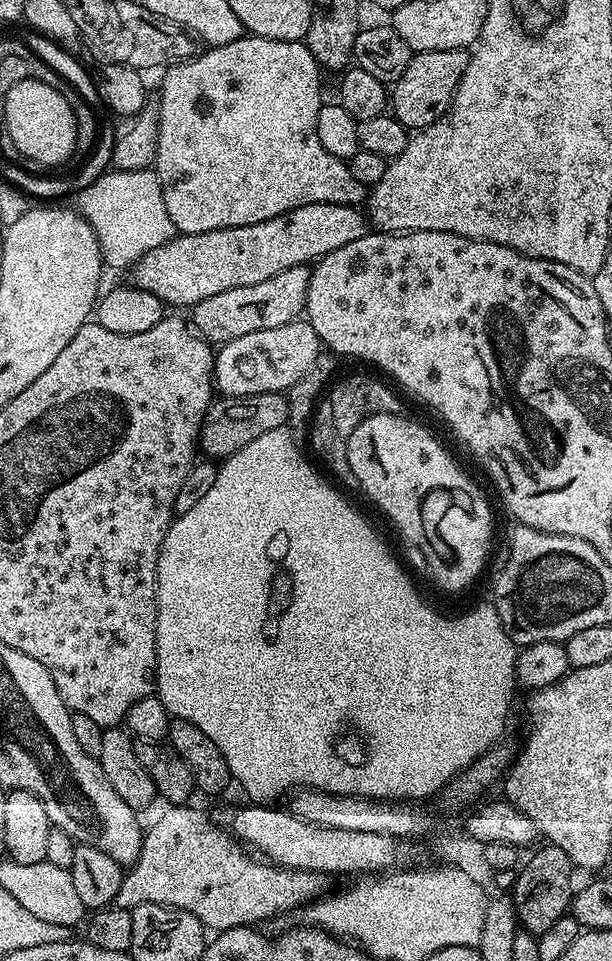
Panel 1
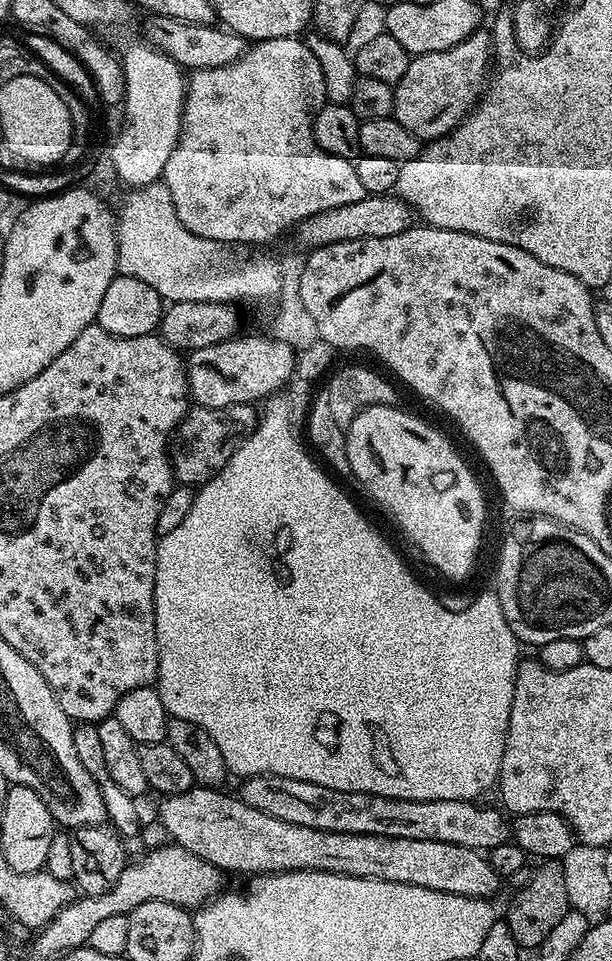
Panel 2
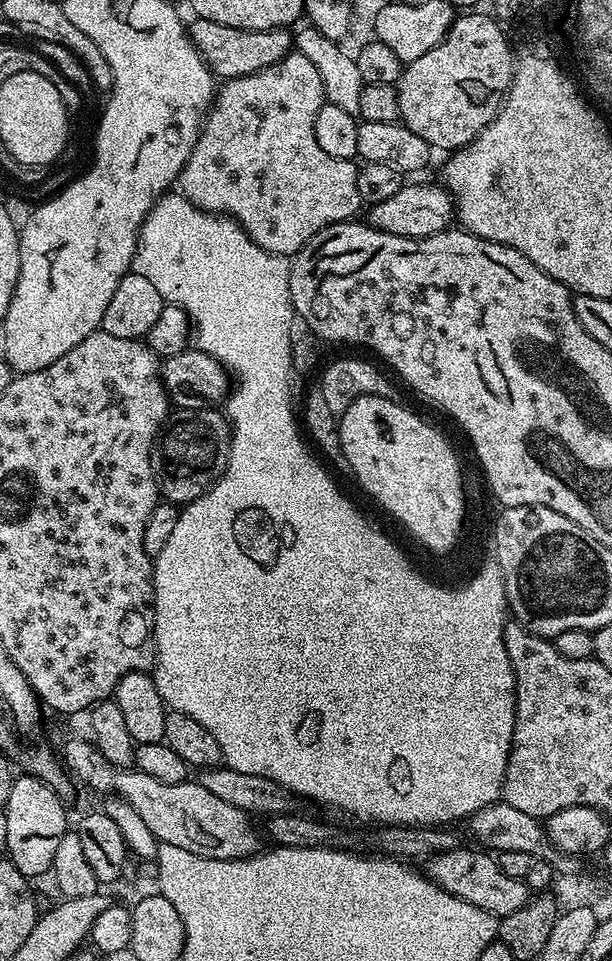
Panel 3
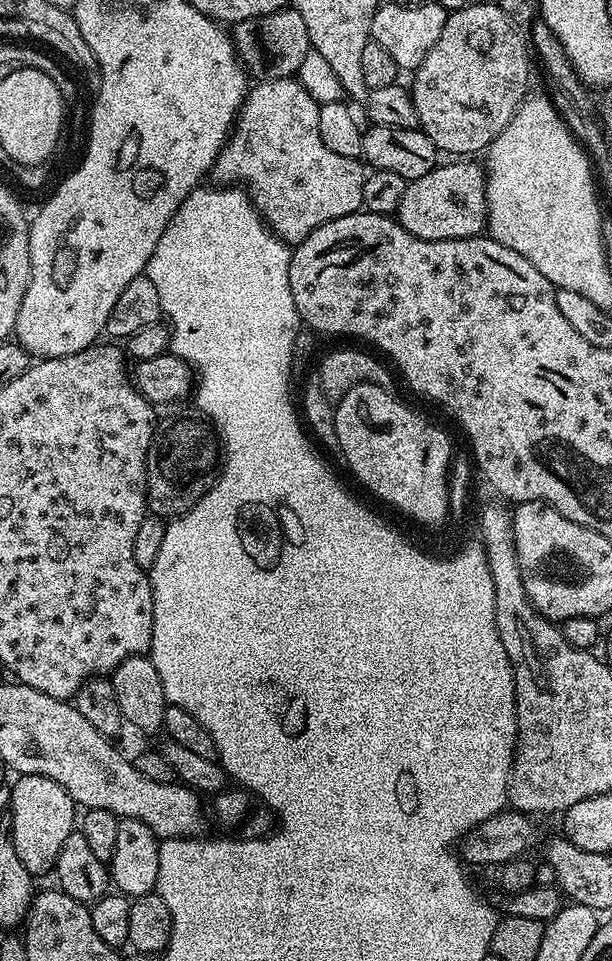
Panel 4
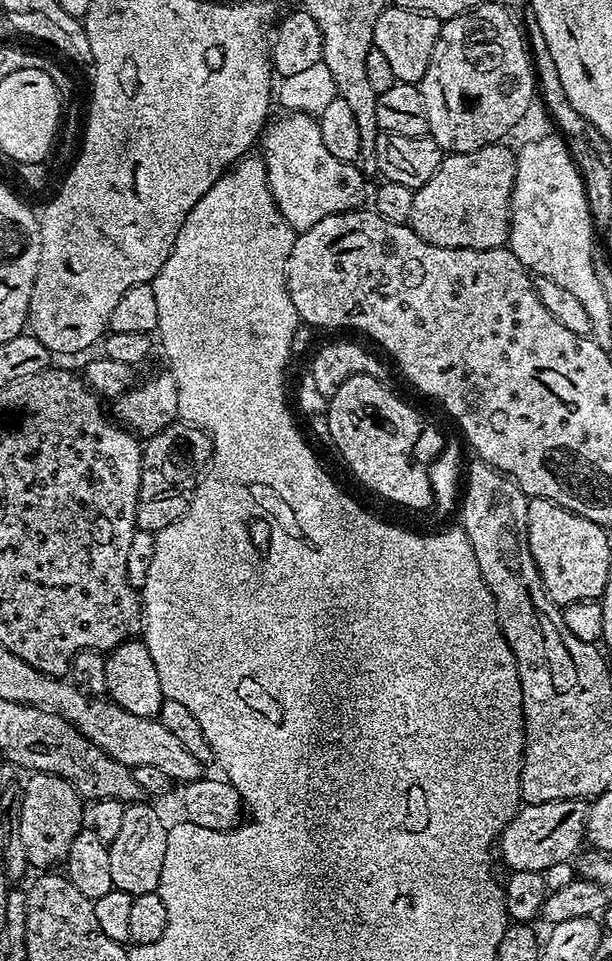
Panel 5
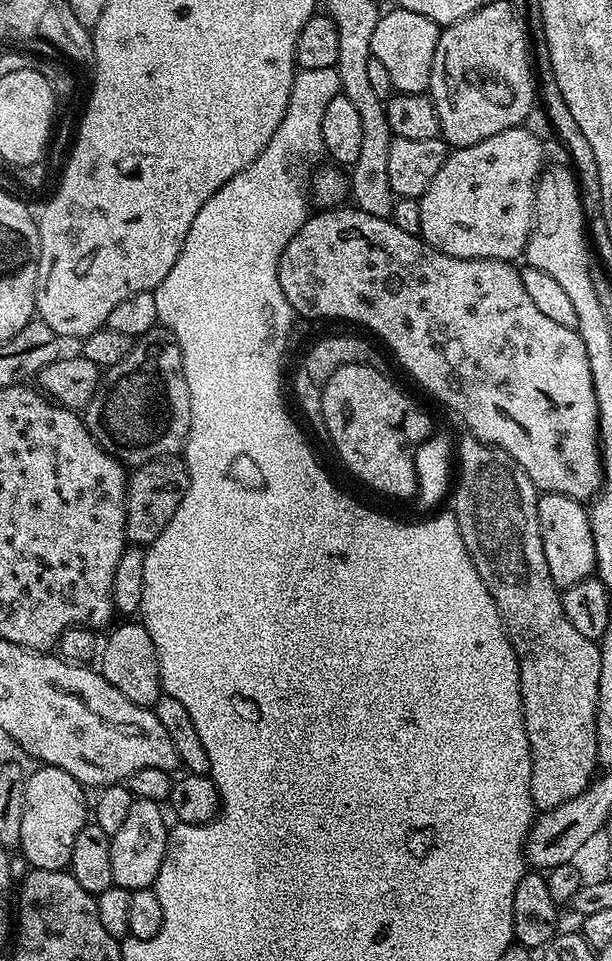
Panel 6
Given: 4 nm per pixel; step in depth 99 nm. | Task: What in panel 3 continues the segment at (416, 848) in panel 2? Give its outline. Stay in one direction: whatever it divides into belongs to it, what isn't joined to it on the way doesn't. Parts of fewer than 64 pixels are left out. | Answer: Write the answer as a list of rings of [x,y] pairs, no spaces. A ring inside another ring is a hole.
[[[87,739],[68,740],[62,751],[62,763],[77,781],[89,784],[96,792],[115,794],[125,800],[134,810],[138,810],[138,818],[146,822],[150,834],[154,834],[160,844],[178,846],[186,850],[189,856],[200,856],[203,860],[244,860],[247,856],[255,856],[261,851],[260,836],[252,825],[253,817],[249,813],[238,810],[238,806],[230,806],[230,802],[222,802],[215,794],[210,794],[206,786],[199,782],[185,782],[182,784],[163,784],[158,778],[150,778],[150,774],[142,774],[135,770],[116,768]],[[461,846],[449,852],[438,853],[427,858],[426,875],[429,880],[442,890],[486,910],[494,917],[502,917],[506,914],[514,914],[530,898],[530,893],[523,880],[509,878],[498,870],[498,862],[495,855],[487,851],[475,852],[472,848]]]

